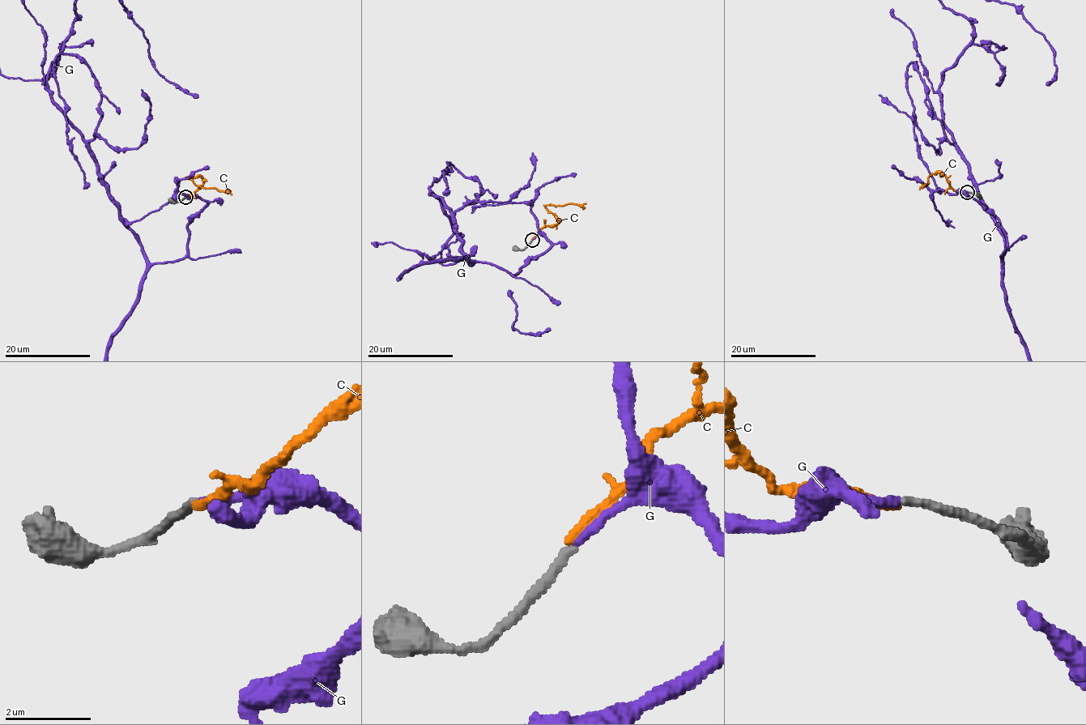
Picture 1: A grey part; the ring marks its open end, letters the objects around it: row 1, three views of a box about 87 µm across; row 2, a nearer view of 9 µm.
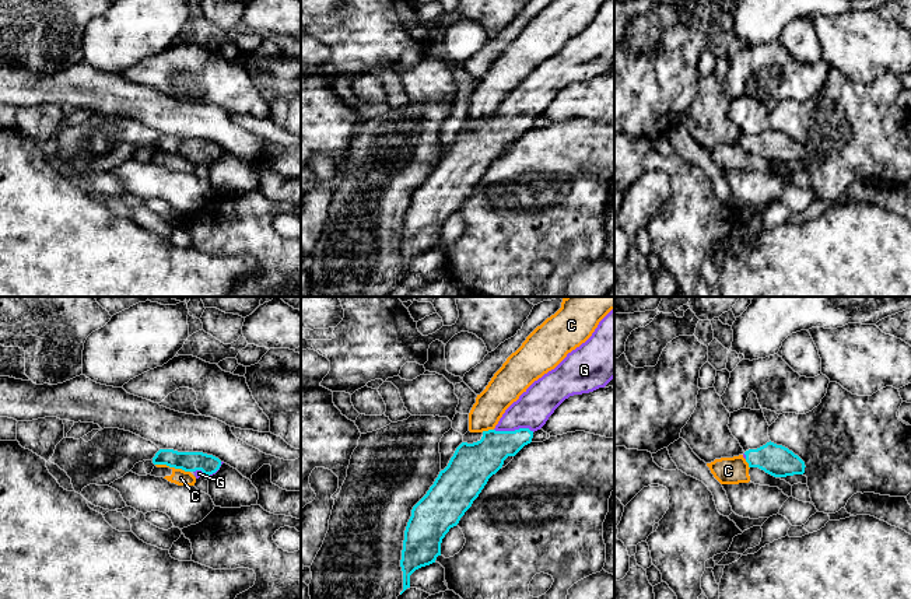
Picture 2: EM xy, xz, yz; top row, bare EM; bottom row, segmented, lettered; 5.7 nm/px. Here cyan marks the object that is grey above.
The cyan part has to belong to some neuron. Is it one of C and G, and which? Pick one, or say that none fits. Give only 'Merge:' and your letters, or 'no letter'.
Merge: G

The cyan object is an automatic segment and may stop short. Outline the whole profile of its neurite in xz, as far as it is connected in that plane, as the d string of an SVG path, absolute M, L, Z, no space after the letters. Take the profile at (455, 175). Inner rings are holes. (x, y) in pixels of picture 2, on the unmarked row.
M607 0L592 22L551 57L535 67L516 88L502 101L494 116L483 118L480 127L462 129L448 153L439 158L427 181L413 193L404 217L400 253L403 258L403 277L410 274L410 262L435 249L441 242L441 230L451 214L456 213L465 199L479 183L488 165L495 161L508 143L515 143L532 129L533 119L540 116L554 97L570 83L605 74L614 64L614 0Z

